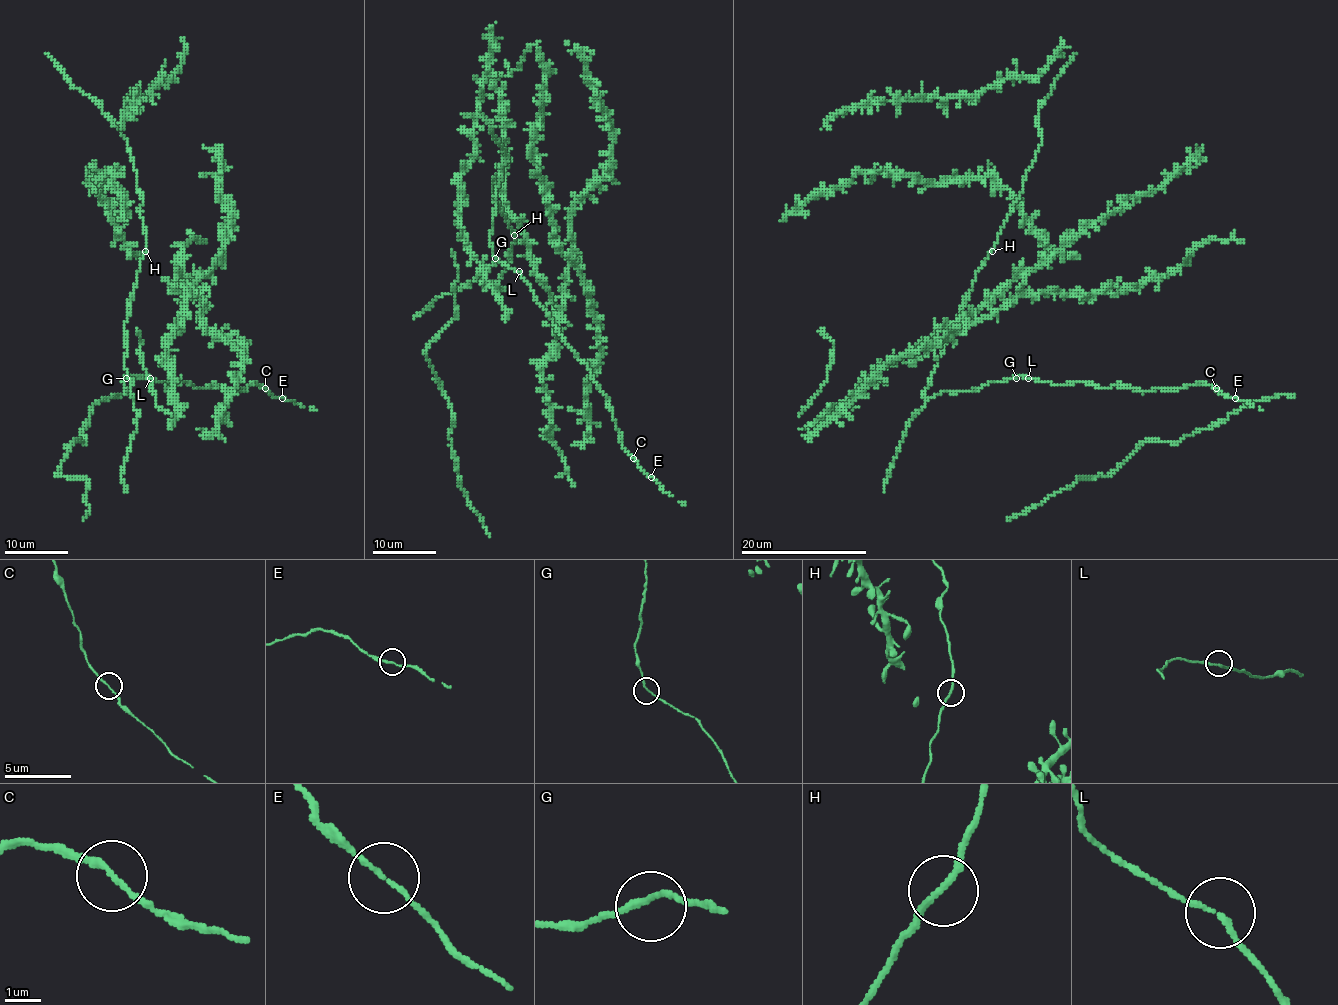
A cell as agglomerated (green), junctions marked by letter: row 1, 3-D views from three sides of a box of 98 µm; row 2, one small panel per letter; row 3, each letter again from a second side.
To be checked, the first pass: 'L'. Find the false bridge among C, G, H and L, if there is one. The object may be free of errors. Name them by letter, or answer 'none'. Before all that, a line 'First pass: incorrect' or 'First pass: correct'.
First pass: incorrect
none

